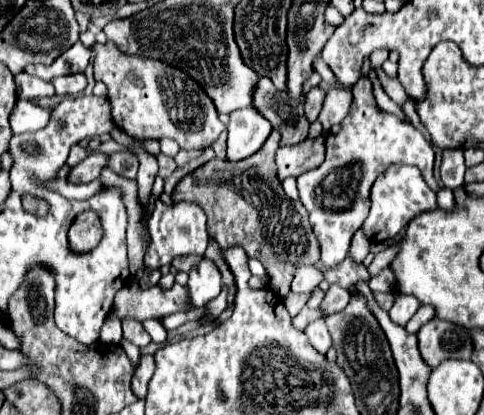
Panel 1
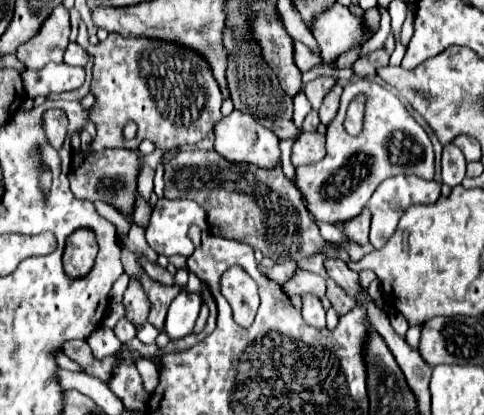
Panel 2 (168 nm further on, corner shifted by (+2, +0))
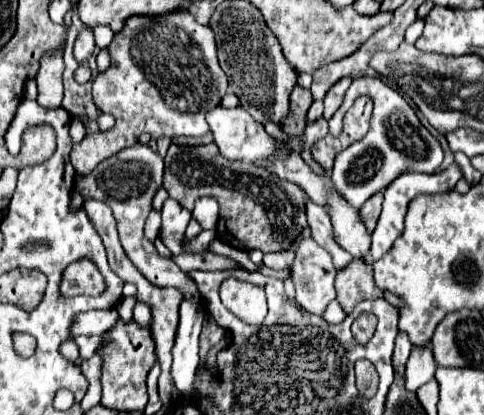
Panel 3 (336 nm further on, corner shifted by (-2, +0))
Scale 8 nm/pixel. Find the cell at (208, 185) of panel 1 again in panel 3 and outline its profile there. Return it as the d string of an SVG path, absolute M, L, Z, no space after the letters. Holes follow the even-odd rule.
M170 144L164 158L164 188L170 198L192 212L194 200L200 196L214 196L220 204L218 238L238 250L278 252L288 250L292 240L302 234L306 224L304 202L306 192L290 182L258 182L250 178L250 164L226 160L216 144L178 146Z

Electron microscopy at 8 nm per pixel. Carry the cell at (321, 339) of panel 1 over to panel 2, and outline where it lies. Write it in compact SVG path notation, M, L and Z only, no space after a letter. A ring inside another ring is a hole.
M304 296L302 298L304 304L302 304L302 318L306 324L318 328L318 330L324 330L326 328L326 320L324 320L324 308L320 304L318 298L314 296Z

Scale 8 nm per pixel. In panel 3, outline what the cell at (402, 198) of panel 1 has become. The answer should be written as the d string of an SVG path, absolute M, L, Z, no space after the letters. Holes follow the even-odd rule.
M452 162L446 170L438 172L438 174L402 174L400 178L396 178L396 182L392 182L392 186L388 186L384 190L384 206L382 206L382 214L380 214L380 220L378 220L378 226L372 234L372 260L380 260L394 244L394 240L402 234L404 230L404 216L406 216L406 208L408 208L408 202L418 196L418 194L438 194L438 192L448 192L456 186L456 182L462 178L462 170L456 162Z

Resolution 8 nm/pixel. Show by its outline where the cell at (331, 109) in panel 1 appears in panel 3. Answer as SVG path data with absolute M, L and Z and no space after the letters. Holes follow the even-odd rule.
M346 76L346 78L340 78L340 80L326 92L326 96L324 96L324 118L326 118L326 120L330 120L332 114L340 108L342 98L344 98L344 94L346 94L346 90L348 90L350 84L352 84L352 78Z

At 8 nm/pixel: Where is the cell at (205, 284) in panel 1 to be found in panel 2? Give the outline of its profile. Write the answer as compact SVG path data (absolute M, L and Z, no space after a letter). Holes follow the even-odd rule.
M186 288L180 290L180 294L172 300L172 304L168 308L168 316L166 316L166 324L164 324L164 332L170 336L170 340L192 334L200 306L202 306L200 294L196 294L196 292L190 294Z

